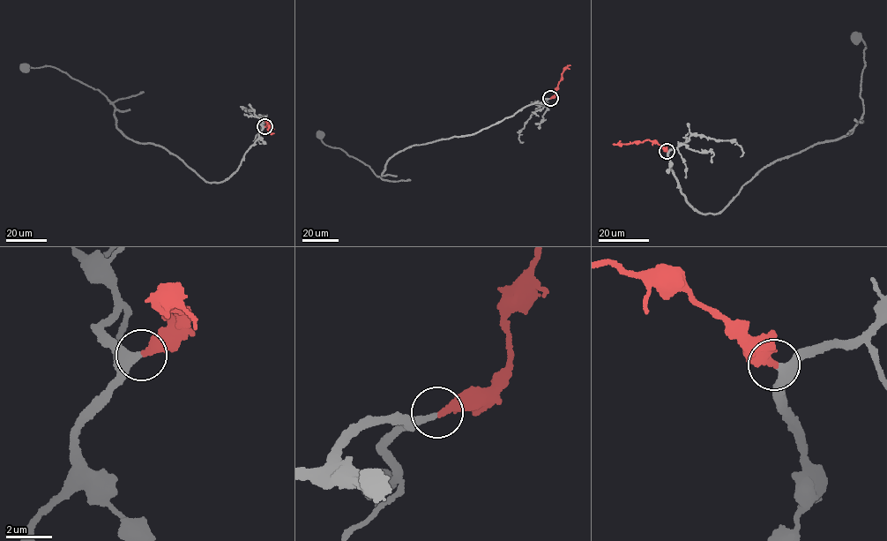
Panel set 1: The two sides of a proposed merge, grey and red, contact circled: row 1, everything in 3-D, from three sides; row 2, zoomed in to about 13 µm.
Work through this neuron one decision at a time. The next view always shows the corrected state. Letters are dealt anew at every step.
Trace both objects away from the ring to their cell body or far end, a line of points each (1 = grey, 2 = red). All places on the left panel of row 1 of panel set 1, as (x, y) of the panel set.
1: (264, 126), (234, 174), (210, 183), (165, 148), (126, 138), (98, 90), (56, 68), (25, 66)
2: (264, 126), (268, 123), (267, 131), (274, 133)

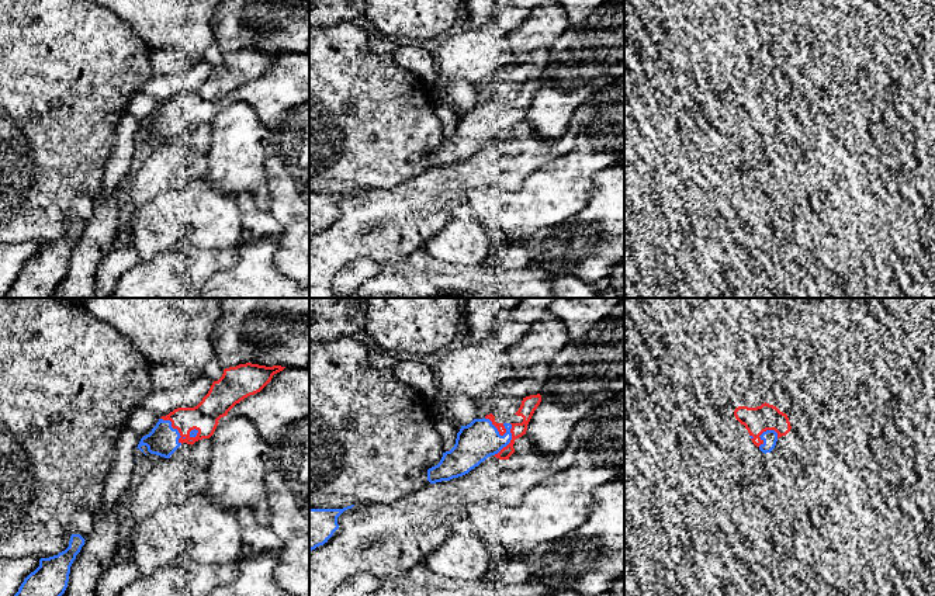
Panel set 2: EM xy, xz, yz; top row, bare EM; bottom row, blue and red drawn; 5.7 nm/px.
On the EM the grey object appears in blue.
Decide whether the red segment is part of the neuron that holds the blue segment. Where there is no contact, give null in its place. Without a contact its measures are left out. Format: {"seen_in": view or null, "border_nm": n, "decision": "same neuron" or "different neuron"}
{"seen_in": "xy", "border_nm": 200, "decision": "same neuron"}

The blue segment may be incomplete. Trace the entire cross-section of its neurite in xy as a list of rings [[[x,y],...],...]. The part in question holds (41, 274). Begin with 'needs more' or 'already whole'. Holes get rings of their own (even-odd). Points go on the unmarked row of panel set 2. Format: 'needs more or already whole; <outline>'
already whole; [[[72,219],[65,236],[41,243],[39,252],[24,264],[6,298],[49,298],[67,273],[70,252],[84,226],[80,219]]]

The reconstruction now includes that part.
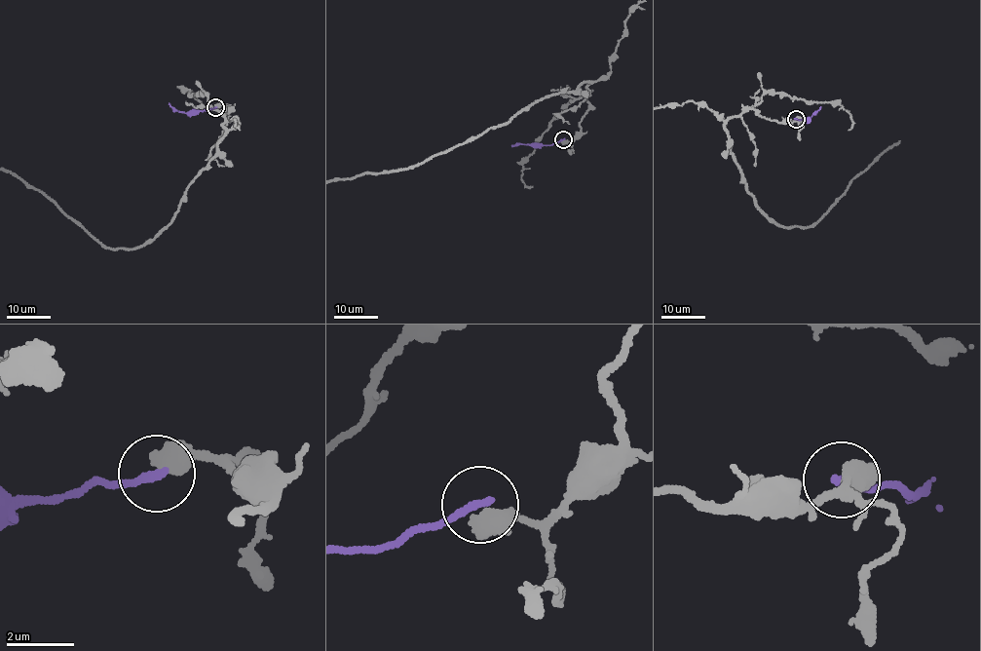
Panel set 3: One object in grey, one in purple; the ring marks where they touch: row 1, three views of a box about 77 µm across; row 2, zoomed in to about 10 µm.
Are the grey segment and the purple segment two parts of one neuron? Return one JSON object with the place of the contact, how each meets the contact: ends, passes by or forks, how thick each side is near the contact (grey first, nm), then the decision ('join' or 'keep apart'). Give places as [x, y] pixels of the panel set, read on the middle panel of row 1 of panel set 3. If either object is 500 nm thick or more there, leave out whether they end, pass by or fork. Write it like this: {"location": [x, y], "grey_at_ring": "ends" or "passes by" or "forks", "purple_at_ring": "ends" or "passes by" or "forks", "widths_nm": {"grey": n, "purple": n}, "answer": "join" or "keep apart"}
{"location": [563, 139], "widths_nm": {"grey": 600, "purple": 240}, "answer": "keep apart"}

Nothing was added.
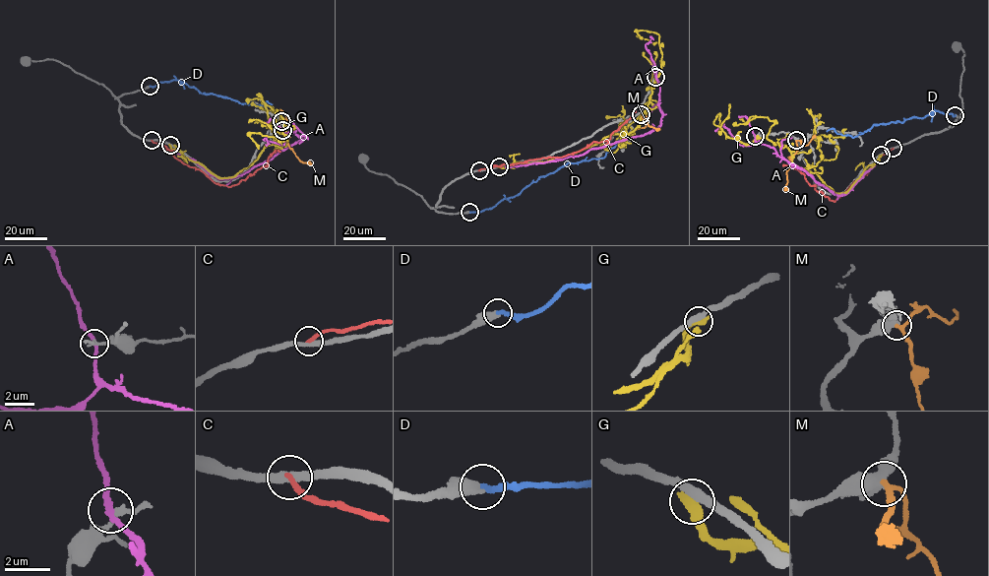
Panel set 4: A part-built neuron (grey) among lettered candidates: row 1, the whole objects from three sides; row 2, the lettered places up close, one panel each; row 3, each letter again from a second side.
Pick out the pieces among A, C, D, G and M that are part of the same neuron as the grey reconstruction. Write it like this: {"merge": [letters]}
{"merge": ["D"]}

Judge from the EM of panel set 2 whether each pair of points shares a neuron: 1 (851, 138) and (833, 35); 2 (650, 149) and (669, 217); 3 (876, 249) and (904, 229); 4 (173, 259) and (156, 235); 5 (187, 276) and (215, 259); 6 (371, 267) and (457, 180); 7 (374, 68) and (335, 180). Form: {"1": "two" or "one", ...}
{"1": "one", "2": "two", "3": "two", "4": "two", "5": "one", "6": "two", "7": "one"}

